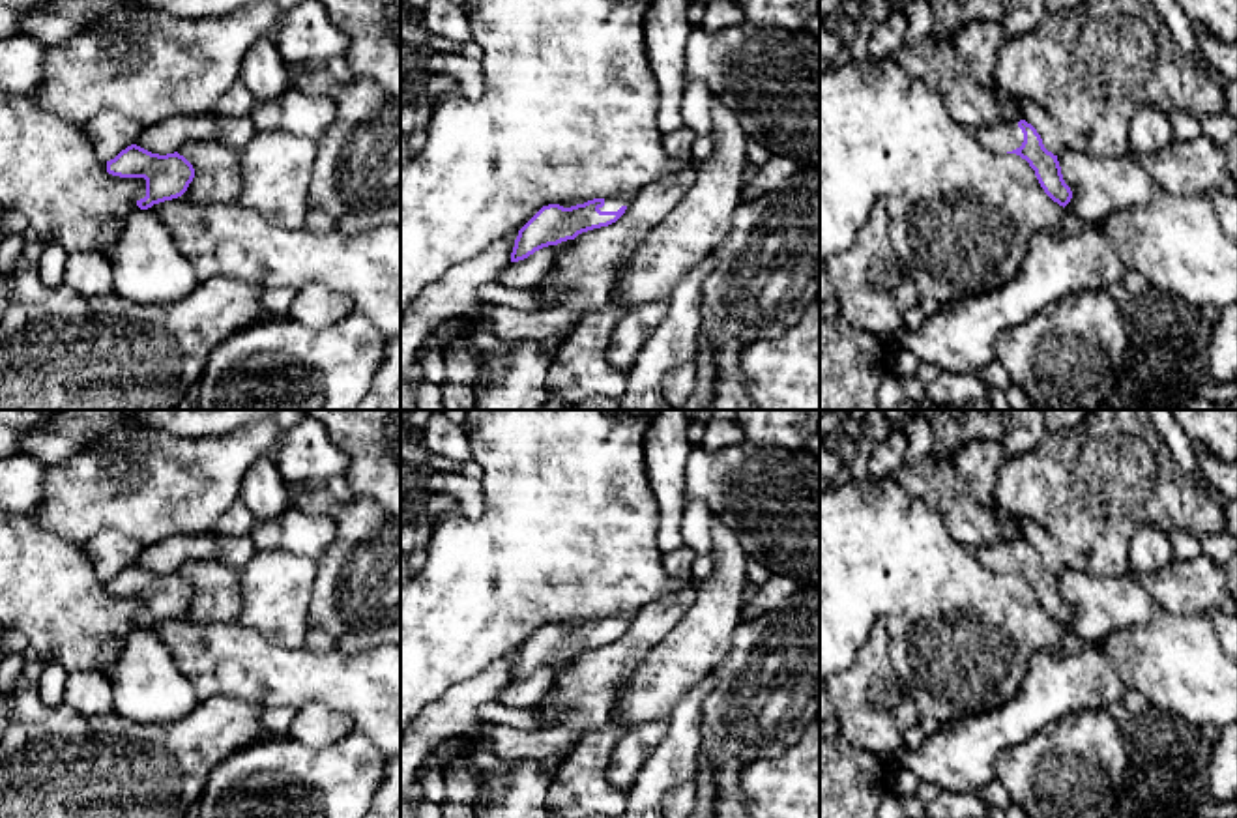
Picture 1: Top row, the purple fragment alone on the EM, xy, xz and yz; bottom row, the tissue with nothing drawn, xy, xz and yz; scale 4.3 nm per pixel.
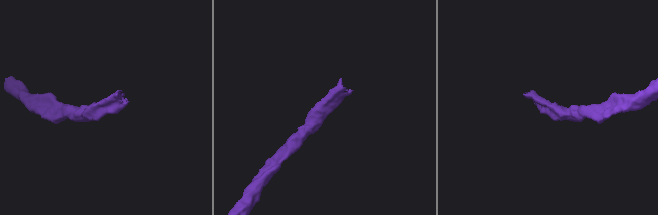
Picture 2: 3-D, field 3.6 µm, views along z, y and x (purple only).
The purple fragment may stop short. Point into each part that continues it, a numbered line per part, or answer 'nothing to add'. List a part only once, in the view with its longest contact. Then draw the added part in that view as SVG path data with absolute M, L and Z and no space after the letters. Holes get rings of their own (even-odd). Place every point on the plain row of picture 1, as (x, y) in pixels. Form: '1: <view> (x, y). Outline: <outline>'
1: xz (612, 622). Outline: M629 610L623 614L608 616L604 618L604 625L599 627L601 631L618 631L621 625L629 625L633 618L636 616L636 610Z

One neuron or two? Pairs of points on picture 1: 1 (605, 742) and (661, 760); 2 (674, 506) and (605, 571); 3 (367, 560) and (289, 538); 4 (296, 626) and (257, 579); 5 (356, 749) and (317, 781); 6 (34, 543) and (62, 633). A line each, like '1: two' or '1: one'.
1: two
2: two
3: two
4: one
5: one
6: one

